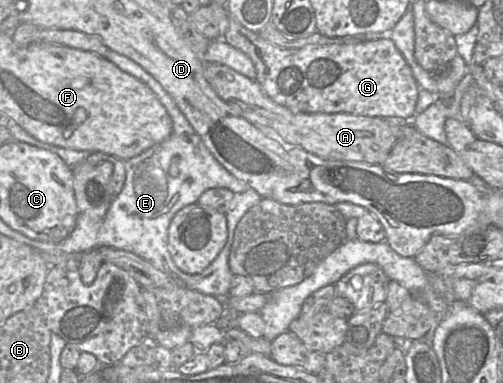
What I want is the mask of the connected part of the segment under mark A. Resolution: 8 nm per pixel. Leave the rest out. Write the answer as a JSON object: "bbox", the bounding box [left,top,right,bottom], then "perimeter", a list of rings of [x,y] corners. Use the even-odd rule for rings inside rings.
{"bbox":[204,63,410,165],"perimeter":[[[204,63],[204,76],[208,83],[211,85],[216,94],[232,109],[236,110],[237,113],[245,118],[250,123],[254,124],[257,127],[268,127],[275,130],[287,143],[293,144],[295,146],[300,146],[302,149],[310,152],[316,156],[319,156],[323,159],[327,160],[342,160],[342,161],[357,161],[357,162],[366,162],[368,164],[379,164],[382,165],[383,162],[387,159],[390,154],[390,151],[396,141],[400,138],[400,125],[403,122],[410,121],[397,121],[397,120],[388,120],[380,117],[370,117],[370,116],[357,116],[352,114],[345,113],[334,113],[334,114],[326,114],[326,113],[298,113],[293,112],[290,109],[281,106],[274,102],[267,94],[263,91],[262,87],[255,80],[249,79],[242,74],[239,74],[235,70],[229,68],[228,66],[215,64],[215,63]]]}

